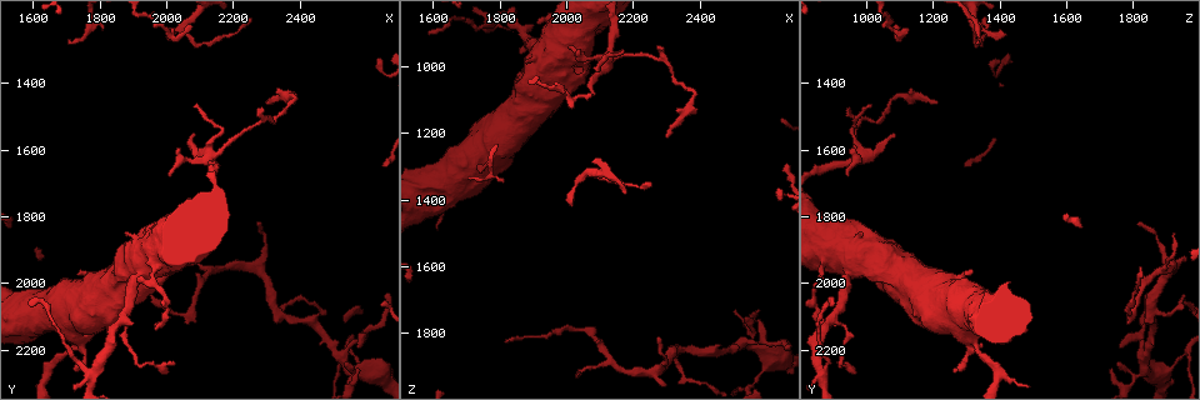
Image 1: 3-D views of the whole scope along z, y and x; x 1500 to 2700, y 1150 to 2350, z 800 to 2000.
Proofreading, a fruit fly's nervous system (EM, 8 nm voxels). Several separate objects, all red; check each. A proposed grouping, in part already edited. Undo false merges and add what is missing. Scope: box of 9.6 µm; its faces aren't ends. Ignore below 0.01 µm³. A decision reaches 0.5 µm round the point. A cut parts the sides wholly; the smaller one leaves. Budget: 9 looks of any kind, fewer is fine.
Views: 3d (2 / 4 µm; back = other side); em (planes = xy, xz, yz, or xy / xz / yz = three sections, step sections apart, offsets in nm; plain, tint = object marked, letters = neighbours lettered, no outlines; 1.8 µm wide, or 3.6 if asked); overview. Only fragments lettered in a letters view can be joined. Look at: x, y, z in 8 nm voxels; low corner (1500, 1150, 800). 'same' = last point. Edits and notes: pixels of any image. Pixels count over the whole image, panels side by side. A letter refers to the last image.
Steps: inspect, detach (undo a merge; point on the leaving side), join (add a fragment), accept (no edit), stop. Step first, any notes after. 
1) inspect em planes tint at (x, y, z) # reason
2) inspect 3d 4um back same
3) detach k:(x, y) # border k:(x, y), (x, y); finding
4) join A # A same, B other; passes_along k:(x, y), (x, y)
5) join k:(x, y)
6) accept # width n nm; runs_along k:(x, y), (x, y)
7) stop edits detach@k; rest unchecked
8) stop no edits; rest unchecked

inspect 3d 4um at (1720, 2140, 1310)

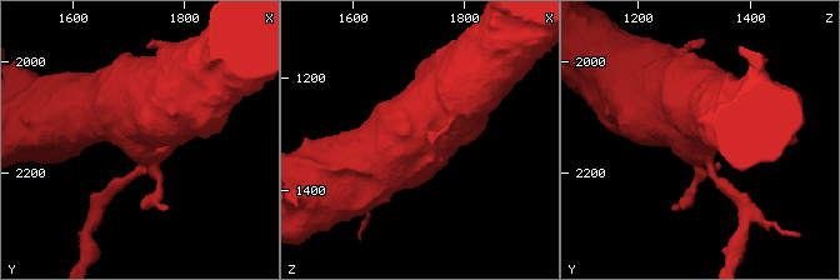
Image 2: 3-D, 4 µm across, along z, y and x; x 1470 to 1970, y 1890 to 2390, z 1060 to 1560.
inspect em 3.6um planes letters same # shape alone is not enough

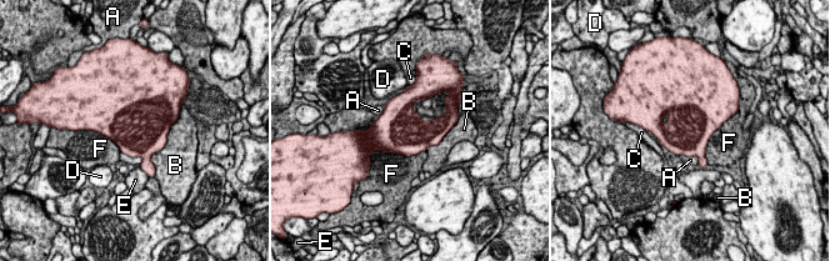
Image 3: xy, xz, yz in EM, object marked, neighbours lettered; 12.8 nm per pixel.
accept # longest_contact F 700 nm; A other, B other, C other, D other, E other, F other; border 3:(425, 150), (411, 155), (373, 152); one neuron here

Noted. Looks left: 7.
inspect 3d 4um at (1920, 1960, 960) # thick turns thin

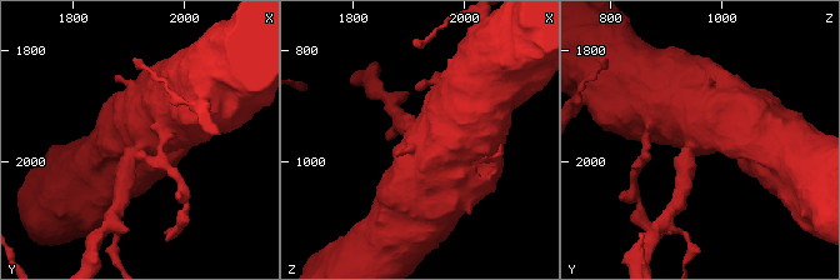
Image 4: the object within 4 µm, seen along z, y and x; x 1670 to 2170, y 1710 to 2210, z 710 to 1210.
inspect em 3.6um xz step 16 tint at (1920, 1960, 960)

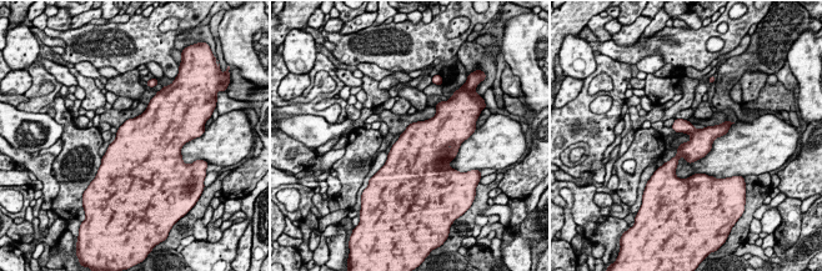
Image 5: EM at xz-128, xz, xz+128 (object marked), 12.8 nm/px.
inspect em 3.6um xz step 16 letters same

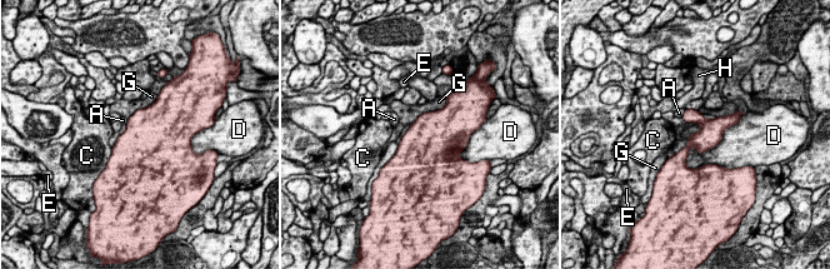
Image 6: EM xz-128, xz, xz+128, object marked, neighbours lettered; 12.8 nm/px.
accept # A other, C other, D other, E other, G other, H other; all the same neuron

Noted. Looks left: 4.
inspect 3d 2um at (2600, 2260, 1860) # four arms meet

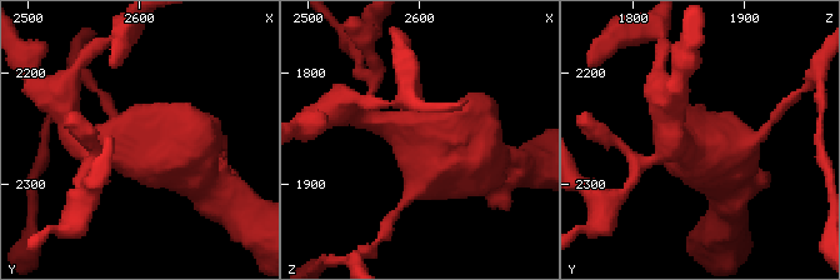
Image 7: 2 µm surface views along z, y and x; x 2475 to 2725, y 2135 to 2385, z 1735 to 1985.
inspect em planes tint at (2606, 2262, 1862)

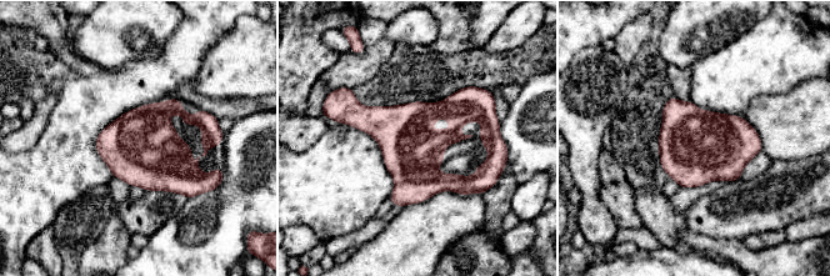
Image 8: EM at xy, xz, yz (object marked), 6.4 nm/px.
inspect em planes letters same # see the neighbours

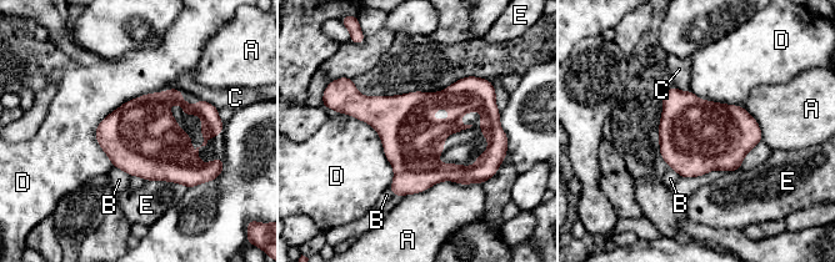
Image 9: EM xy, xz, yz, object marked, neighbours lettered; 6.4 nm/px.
accept # A other, B other, C other, D other, E other; border 9:(171, 87), (101, 120), (111, 166); one neuron here

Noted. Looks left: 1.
stop no edits; rest unchecked

